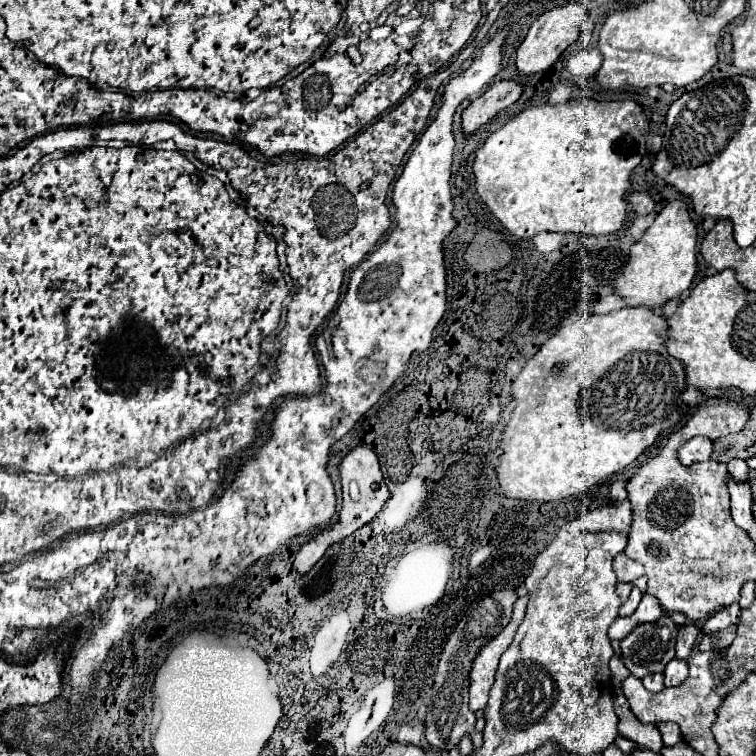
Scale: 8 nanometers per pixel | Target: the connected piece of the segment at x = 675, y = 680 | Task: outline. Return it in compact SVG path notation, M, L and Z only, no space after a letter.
M673 659L671 663L667 663L667 667L663 671L663 675L665 675L665 687L677 687L679 683L683 683L687 679L687 671L689 671L687 661Z

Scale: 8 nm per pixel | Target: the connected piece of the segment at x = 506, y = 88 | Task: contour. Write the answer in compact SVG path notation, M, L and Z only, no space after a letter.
M503 79L495 81L483 95L473 99L469 107L463 111L463 131L475 133L481 125L485 125L497 111L515 103L523 93L523 85L517 79Z

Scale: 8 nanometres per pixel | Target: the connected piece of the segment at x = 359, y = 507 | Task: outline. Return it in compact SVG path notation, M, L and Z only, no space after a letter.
M357 445L343 457L343 461L339 463L339 477L341 477L341 487L343 487L343 503L341 503L341 511L339 511L339 521L333 523L329 529L323 529L319 535L315 535L313 539L309 539L305 545L299 547L295 561L293 561L293 567L299 573L307 573L323 557L323 553L327 551L329 545L349 537L359 527L367 525L381 511L383 503L389 497L387 485L383 481L381 469L379 469L379 459L377 459L375 451L367 445Z

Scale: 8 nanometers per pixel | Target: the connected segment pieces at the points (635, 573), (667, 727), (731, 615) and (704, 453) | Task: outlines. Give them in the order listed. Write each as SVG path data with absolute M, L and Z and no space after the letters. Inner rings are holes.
M619 553L613 559L613 571L621 583L633 583L637 577L643 575L643 565L629 559L625 553Z
M659 723L659 733L663 735L664 746L672 747L677 743L681 743L681 731L675 723Z
M731 603L729 607L723 607L713 617L707 619L707 623L703 627L703 633L715 633L719 629L725 629L729 625L735 625L735 623L739 623L739 615L741 615L739 603Z
M693 437L677 451L677 459L681 459L683 465L707 461L709 457L711 457L711 439L707 437Z

